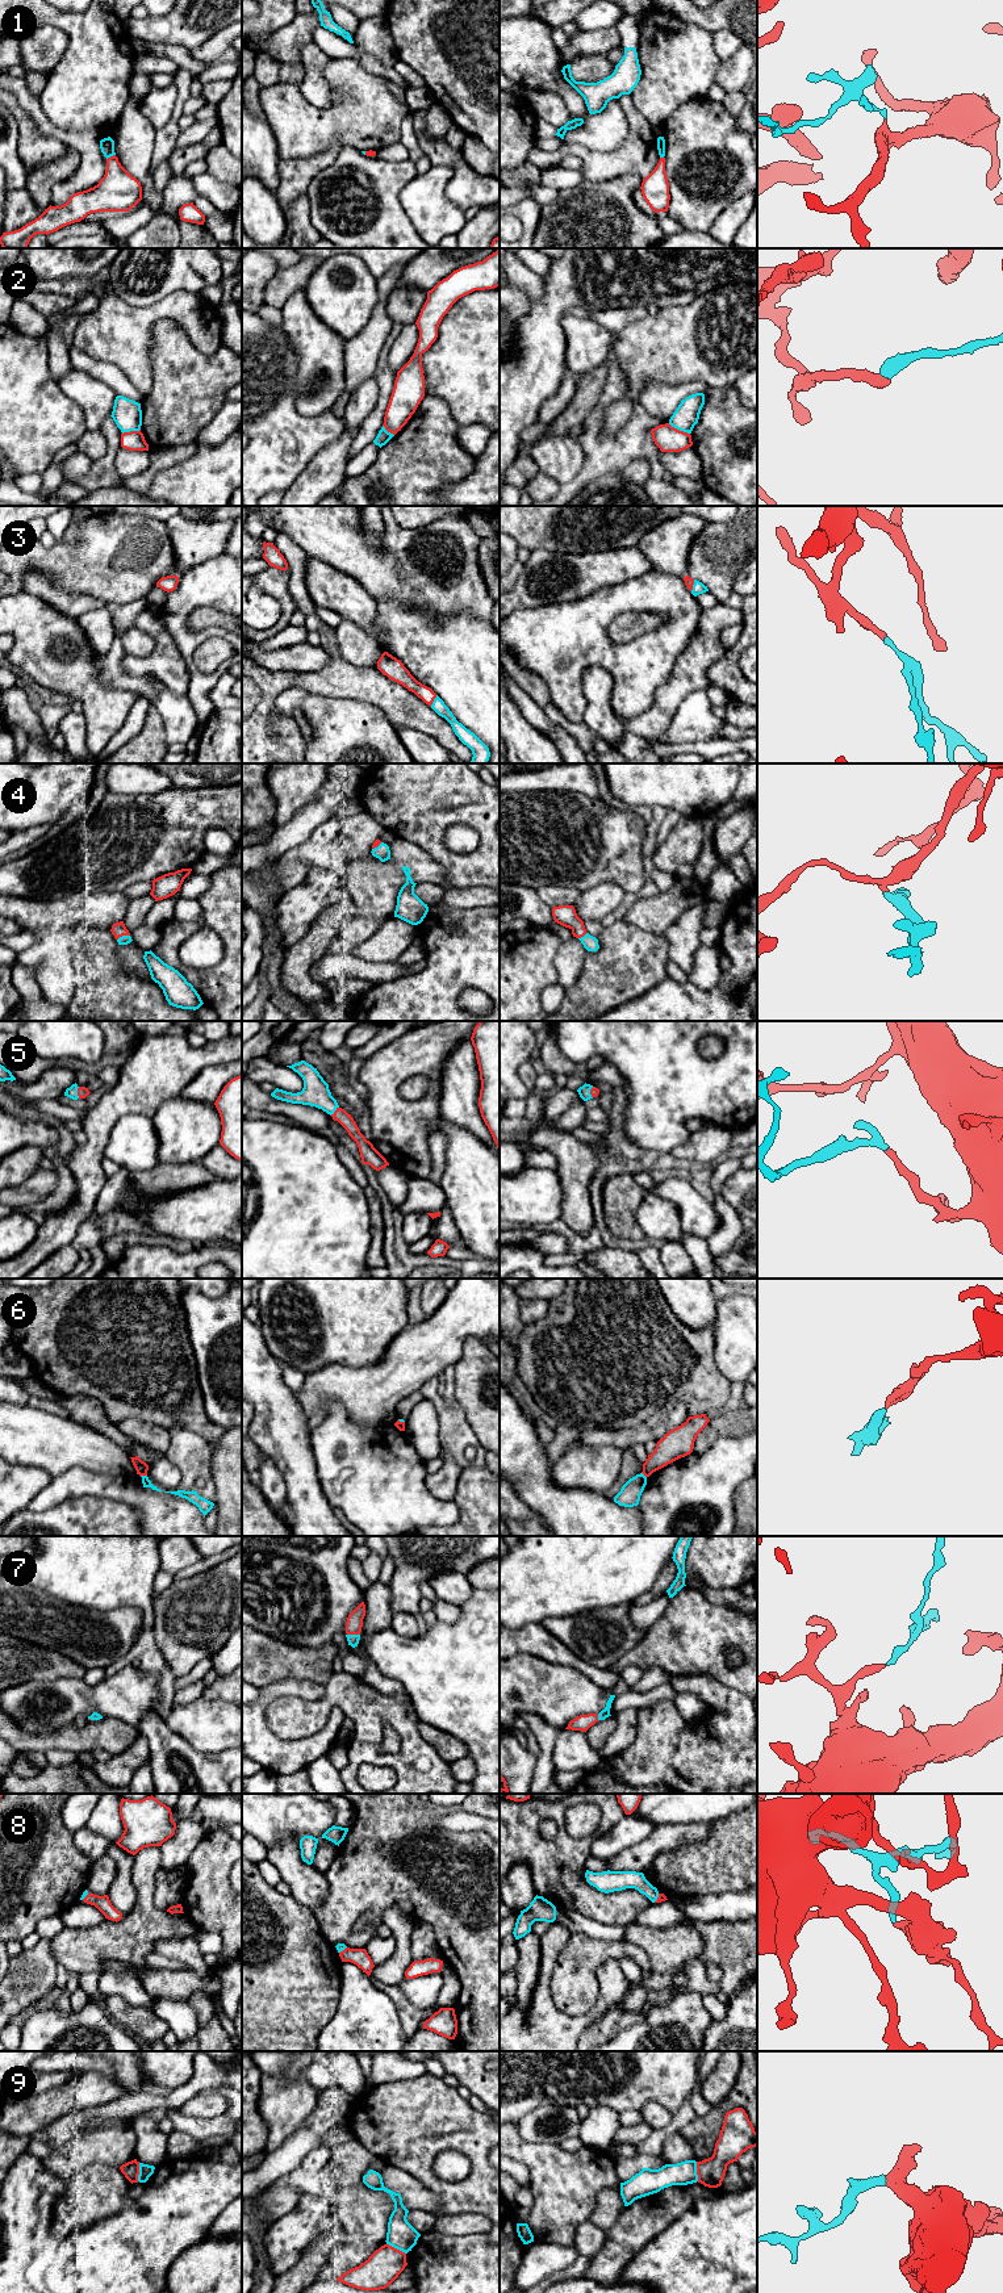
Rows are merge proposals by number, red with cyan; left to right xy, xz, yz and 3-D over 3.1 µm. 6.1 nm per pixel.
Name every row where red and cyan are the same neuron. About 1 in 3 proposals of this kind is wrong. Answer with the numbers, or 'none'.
1, 3, 4, 5, 7, 8

